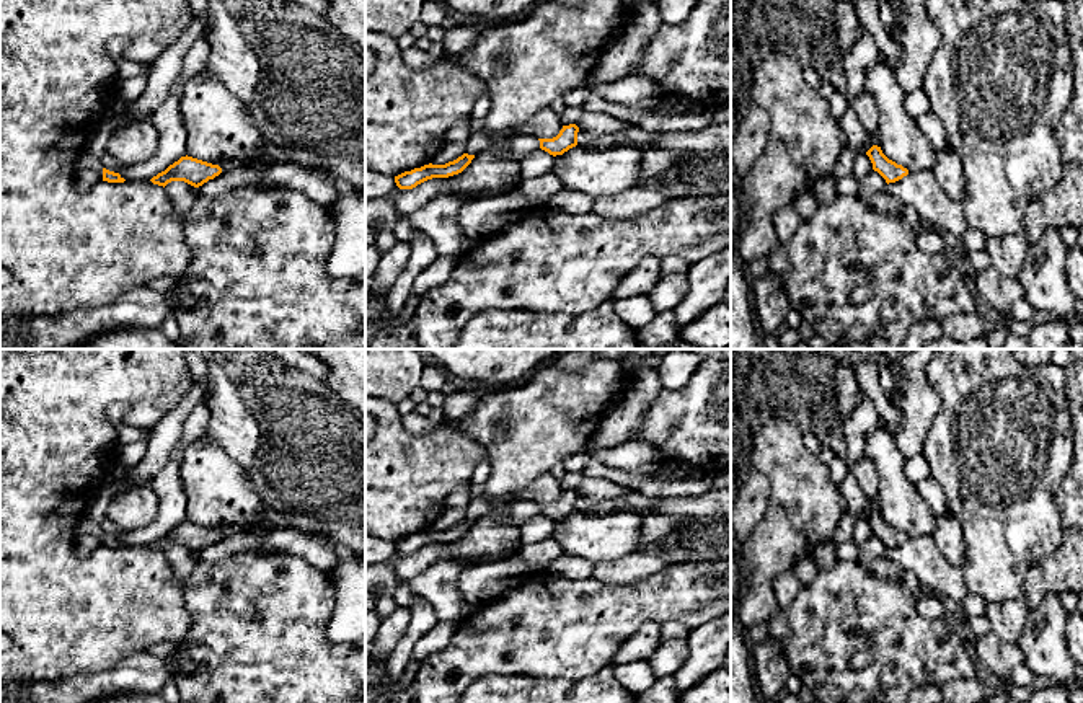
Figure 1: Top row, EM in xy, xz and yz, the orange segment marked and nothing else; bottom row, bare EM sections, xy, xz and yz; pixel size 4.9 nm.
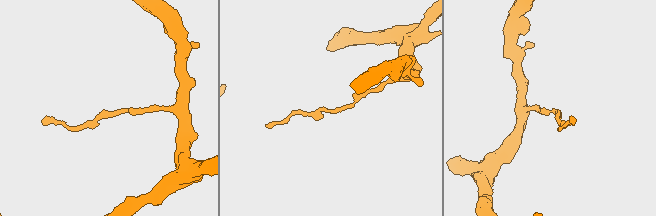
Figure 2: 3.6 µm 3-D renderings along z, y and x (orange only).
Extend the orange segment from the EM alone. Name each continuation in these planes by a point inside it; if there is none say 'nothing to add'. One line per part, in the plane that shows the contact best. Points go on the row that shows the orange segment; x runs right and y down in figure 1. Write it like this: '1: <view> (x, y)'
nothing to add

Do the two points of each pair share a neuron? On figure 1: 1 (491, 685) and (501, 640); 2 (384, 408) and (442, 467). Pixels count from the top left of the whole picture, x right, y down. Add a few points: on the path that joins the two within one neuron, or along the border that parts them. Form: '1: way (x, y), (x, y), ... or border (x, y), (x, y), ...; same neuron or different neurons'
1: border (532, 676), (483, 674), (468, 685); different neurons
2: way (388, 426), (424, 464); same neuron

